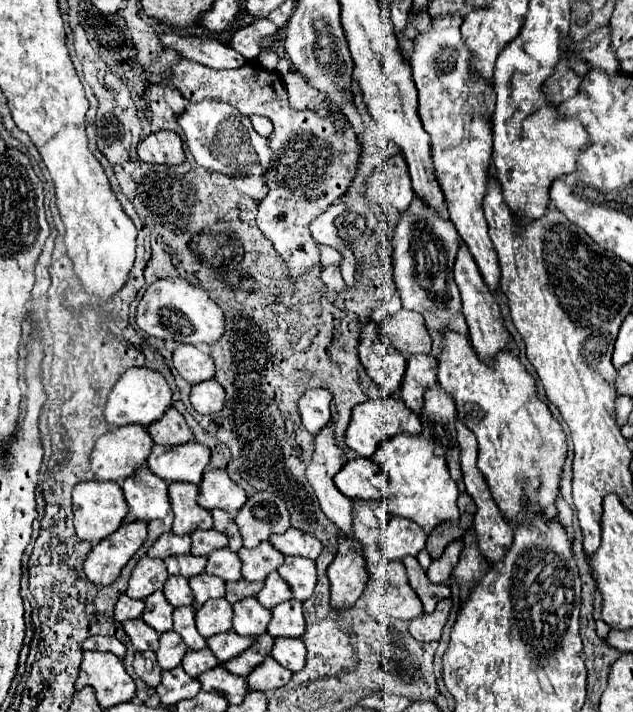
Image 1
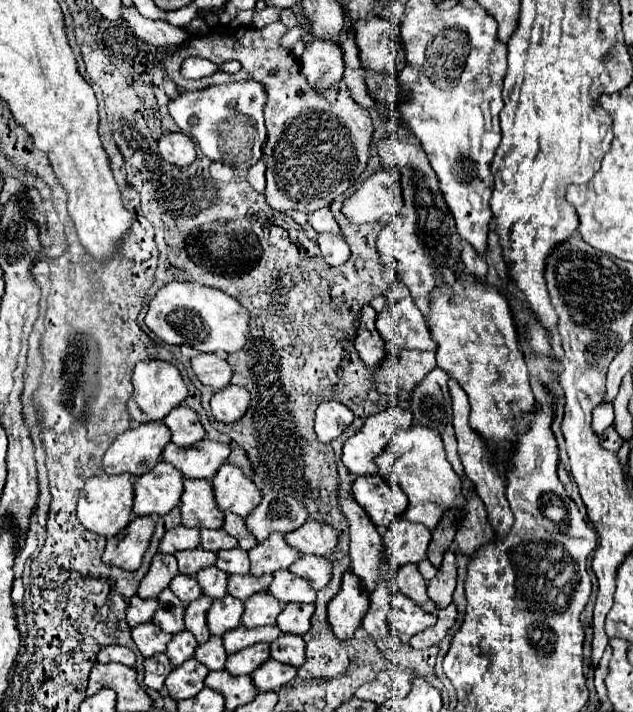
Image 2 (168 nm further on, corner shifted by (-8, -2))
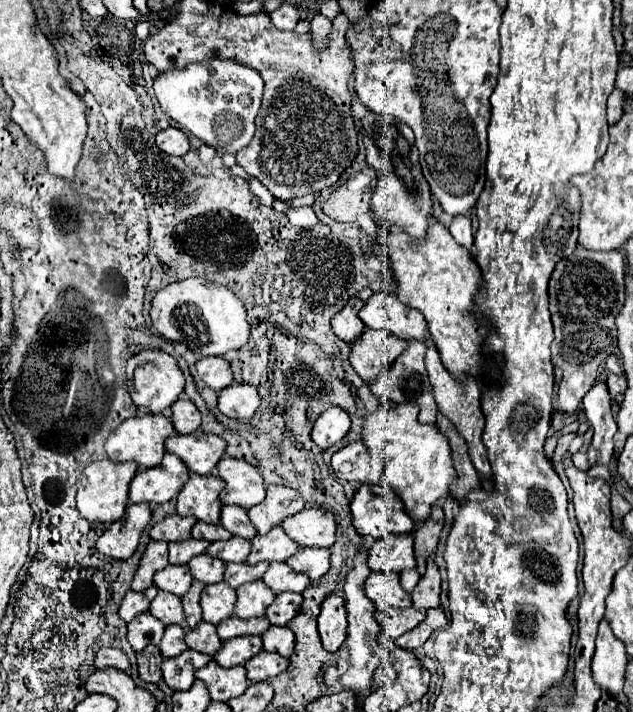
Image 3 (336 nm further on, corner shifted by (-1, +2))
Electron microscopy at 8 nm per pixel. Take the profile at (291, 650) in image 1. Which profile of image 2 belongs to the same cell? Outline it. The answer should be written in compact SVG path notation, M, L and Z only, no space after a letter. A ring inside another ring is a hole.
M280 634L272 642L272 658L282 664L290 664L294 668L300 668L306 662L304 650L306 650L304 640L302 636L296 634Z

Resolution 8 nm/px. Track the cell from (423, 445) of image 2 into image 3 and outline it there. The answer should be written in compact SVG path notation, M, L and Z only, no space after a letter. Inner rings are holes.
M413 402L385 404L365 418L361 440L369 450L377 450L381 454L387 466L385 484L403 500L407 514L421 524L429 516L431 506L439 498L447 496L449 482L455 480L455 468L447 438L435 424L421 424L417 414L419 410Z

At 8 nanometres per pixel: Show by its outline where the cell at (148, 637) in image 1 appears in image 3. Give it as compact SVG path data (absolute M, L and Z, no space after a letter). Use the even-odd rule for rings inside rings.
M143 612L129 622L127 640L135 652L141 652L149 644L157 646L161 642L163 630L165 630L165 626L161 620L153 618L153 614L149 614L149 612Z

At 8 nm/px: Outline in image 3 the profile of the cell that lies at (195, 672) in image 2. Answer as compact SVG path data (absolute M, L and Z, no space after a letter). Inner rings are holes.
M185 650L183 654L179 654L175 658L163 660L163 664L161 664L163 680L173 690L189 690L189 686L195 680L195 670L199 670L207 662L211 662L211 658L207 654L201 654L195 650Z

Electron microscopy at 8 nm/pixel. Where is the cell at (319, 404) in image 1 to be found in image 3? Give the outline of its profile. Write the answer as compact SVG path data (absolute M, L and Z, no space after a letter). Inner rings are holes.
M329 408L317 418L311 430L311 438L321 450L327 450L333 444L341 442L349 432L349 428L351 428L351 420L347 412L341 408Z

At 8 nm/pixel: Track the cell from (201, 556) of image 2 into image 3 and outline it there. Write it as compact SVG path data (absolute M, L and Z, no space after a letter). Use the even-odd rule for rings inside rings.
M187 538L181 542L169 542L169 564L187 564L193 556L199 556L207 550L209 542Z

